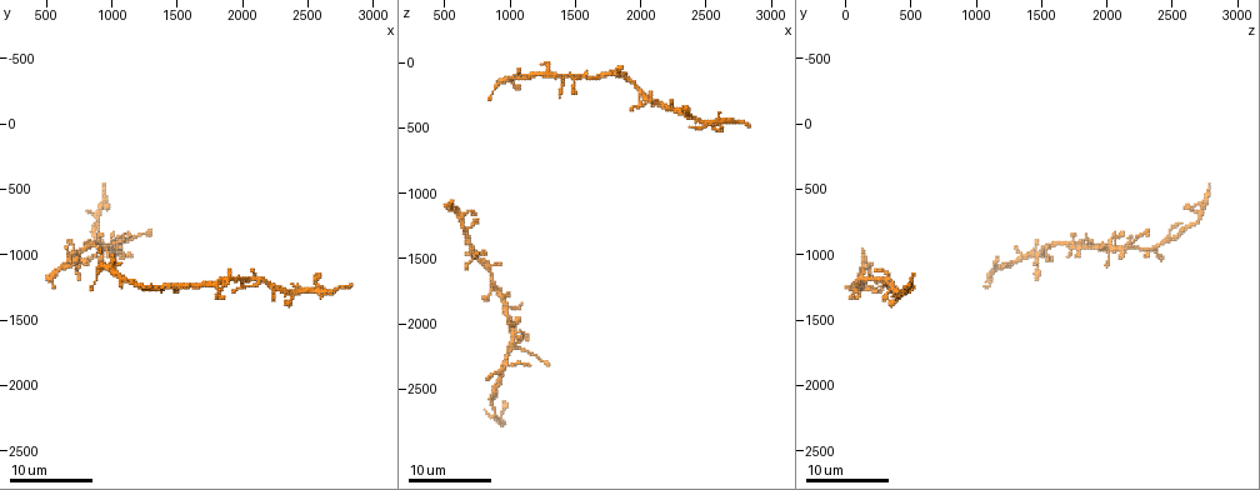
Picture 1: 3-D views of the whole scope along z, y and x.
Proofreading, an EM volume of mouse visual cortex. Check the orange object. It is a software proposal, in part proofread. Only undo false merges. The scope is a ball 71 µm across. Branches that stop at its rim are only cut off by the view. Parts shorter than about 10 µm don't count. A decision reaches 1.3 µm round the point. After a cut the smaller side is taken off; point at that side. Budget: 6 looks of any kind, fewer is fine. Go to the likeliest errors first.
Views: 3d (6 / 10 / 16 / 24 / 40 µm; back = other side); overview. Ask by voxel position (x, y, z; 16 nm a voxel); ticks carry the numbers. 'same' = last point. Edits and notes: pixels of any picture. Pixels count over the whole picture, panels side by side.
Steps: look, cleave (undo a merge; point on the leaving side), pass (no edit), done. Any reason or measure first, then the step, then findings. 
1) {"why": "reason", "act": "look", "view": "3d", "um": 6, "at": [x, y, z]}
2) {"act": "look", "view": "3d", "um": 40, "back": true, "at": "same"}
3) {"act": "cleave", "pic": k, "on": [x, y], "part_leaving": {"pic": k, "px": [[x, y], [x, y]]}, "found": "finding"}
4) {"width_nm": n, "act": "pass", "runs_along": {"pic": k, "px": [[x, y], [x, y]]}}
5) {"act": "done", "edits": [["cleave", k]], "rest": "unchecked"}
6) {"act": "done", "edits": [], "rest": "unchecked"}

{"why": "three-way junction", "act": "look", "view": "3d", "um": 16, "at": [920, 920, 2380]}

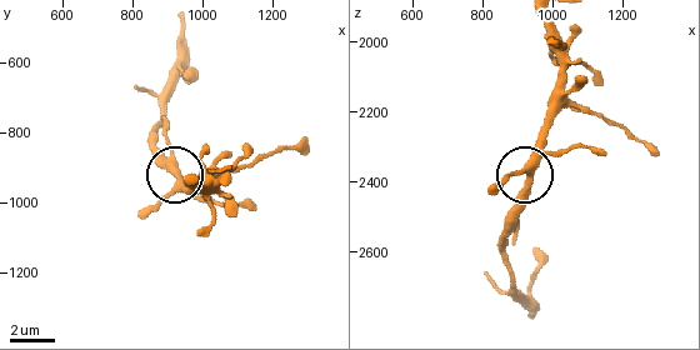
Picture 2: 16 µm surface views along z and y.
{"act": "look", "view": "3d", "um": 10, "at": [940, 930, 2400]}

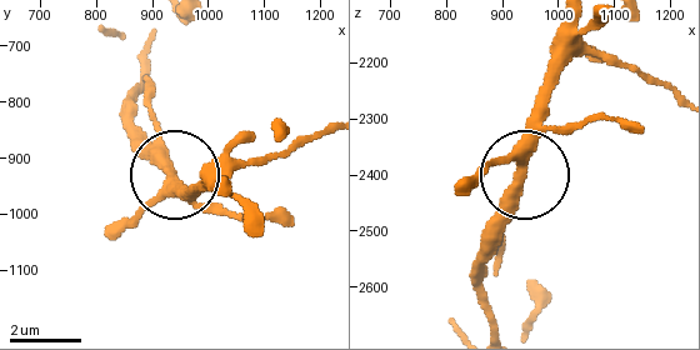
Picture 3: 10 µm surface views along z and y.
{"arms": 3, "act": "pass", "found": "continuous, no second neuron"}

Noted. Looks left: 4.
{"why": "sudden change in width", "act": "look", "view": "3d", "um": 24, "at": [2340, 1280, 420]}

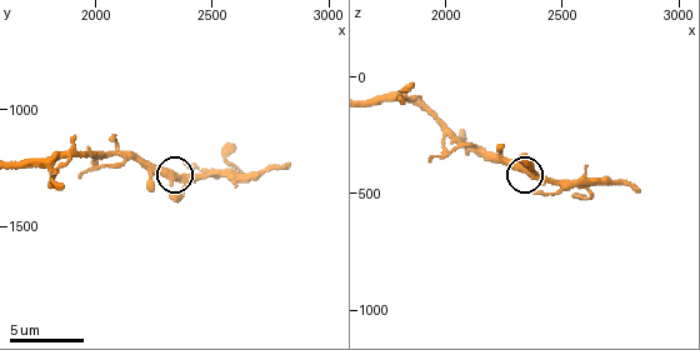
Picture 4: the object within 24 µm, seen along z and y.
{"why": "closer look", "act": "look", "view": "3d", "um": 10, "at": "same"}

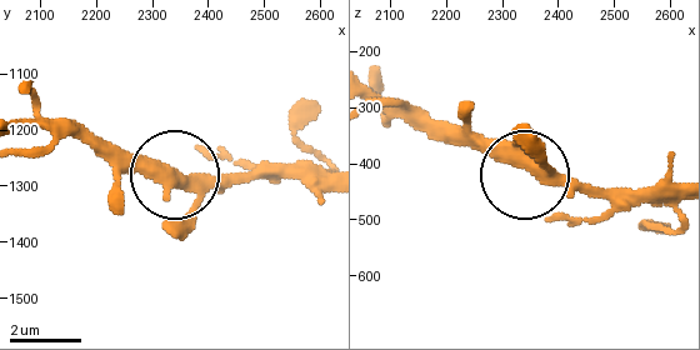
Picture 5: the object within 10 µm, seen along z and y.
{"why": "from behind", "act": "look", "view": "3d", "um": 10, "back": true, "at": [2350, 1285, 400]}

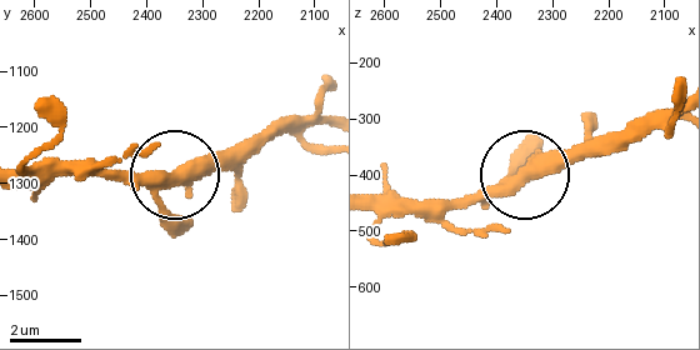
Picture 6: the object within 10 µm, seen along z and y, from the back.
{"act": "pass", "runs_along": {"pic": 6, "px": [[324, 124], [163, 178], [94, 178]]}, "found": "one neuron here"}

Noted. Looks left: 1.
{"act": "done", "edits": [], "rest": "unchecked"}

